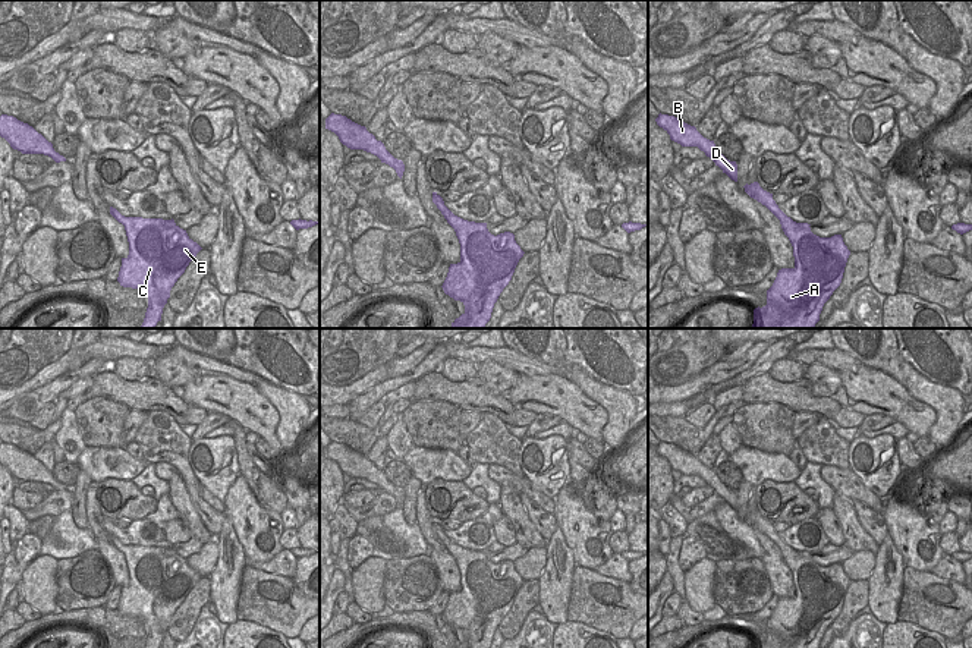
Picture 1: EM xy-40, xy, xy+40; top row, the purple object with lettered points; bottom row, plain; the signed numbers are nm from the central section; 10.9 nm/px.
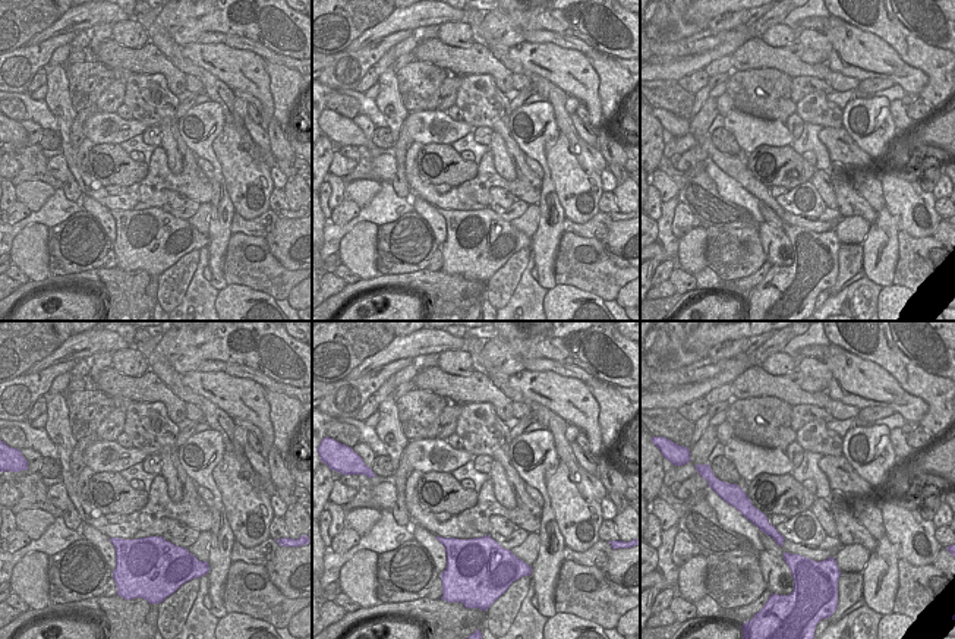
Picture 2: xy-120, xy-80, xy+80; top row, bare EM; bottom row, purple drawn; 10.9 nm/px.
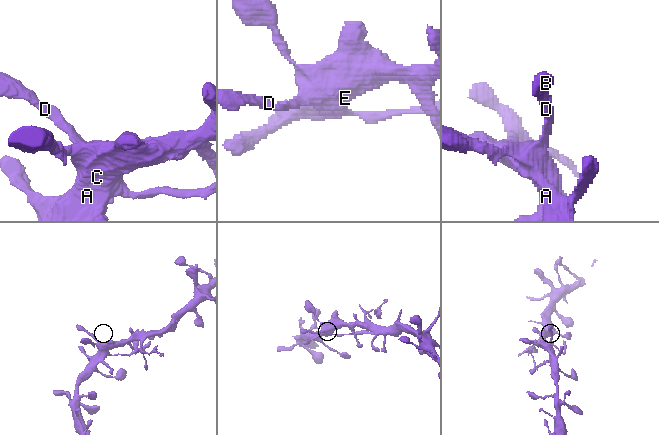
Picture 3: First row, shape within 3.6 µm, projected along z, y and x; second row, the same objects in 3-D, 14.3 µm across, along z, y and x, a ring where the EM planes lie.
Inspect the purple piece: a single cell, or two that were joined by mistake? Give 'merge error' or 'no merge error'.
no merge error

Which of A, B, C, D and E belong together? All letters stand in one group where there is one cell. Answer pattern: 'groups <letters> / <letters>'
groups A B C D E

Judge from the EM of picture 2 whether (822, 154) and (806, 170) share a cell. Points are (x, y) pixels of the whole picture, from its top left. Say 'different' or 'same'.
different

